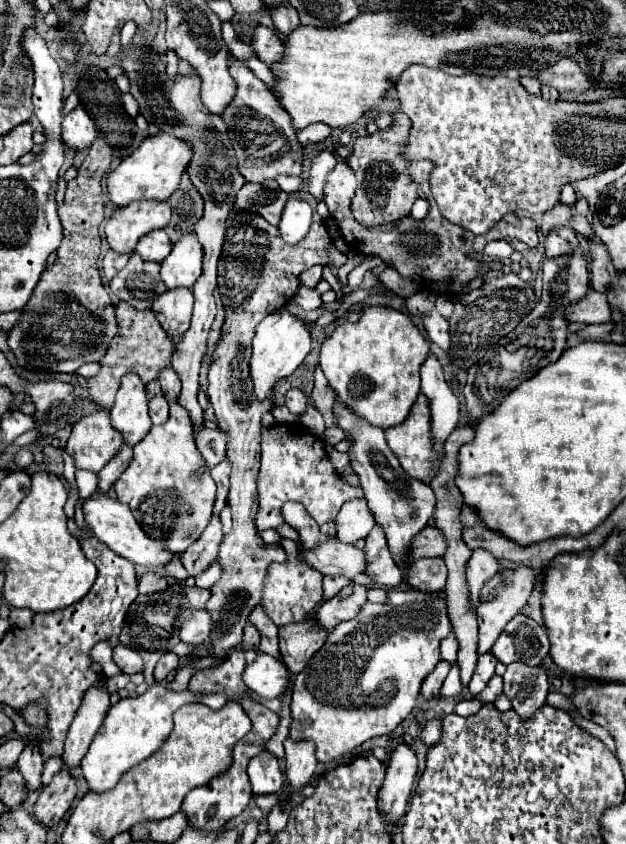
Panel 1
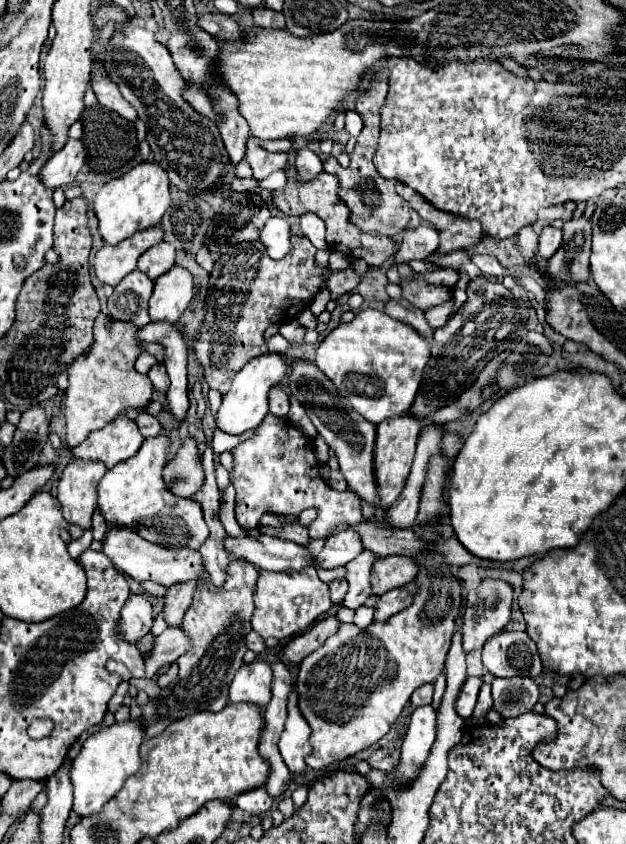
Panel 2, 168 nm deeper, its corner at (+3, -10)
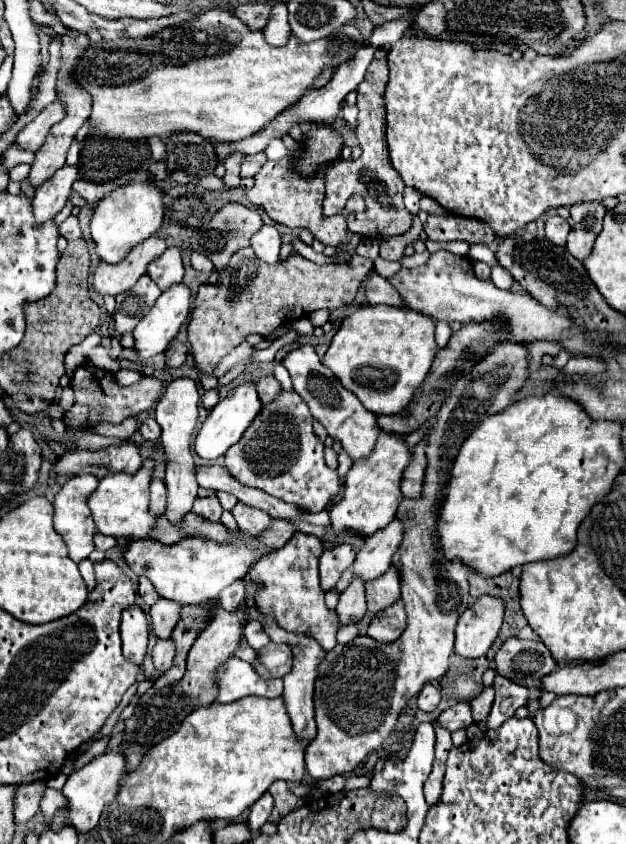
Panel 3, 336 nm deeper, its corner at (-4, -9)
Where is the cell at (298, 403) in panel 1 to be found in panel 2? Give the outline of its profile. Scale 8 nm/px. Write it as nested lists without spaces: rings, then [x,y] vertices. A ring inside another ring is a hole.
[[[275,387],[275,391],[271,391],[271,413],[279,417],[287,417],[289,413],[289,395],[281,387]]]

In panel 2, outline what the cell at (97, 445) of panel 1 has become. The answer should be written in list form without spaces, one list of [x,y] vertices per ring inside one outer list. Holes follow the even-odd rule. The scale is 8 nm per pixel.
[[[71,459],[63,469],[57,487],[57,499],[63,507],[63,517],[85,529],[91,527],[91,515],[97,507],[97,485],[105,475],[105,463],[87,459]]]

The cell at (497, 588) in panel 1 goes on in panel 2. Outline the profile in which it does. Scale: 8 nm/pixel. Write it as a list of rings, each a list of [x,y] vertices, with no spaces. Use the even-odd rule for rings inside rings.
[[[483,579],[479,587],[467,593],[467,611],[463,615],[463,649],[475,651],[485,645],[489,637],[503,631],[511,619],[511,605],[513,605],[513,585],[501,579]]]

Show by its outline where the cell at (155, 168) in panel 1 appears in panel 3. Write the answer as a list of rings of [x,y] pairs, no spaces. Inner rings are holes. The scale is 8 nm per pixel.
[[[150,182],[124,184],[118,186],[108,196],[104,196],[94,208],[94,216],[90,220],[90,238],[96,244],[98,258],[108,264],[118,264],[128,256],[128,252],[136,244],[154,236],[156,230],[162,226],[162,218],[164,218],[162,198],[164,192],[152,186]]]

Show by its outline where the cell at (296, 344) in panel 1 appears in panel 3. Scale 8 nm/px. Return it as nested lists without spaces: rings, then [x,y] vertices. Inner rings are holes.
[[[242,384],[234,390],[230,390],[228,396],[218,402],[218,406],[208,414],[202,428],[198,430],[198,436],[196,436],[196,442],[194,442],[196,454],[204,460],[216,460],[216,458],[224,456],[226,450],[234,442],[238,442],[238,438],[242,438],[246,426],[250,426],[250,422],[252,422],[254,414],[258,414],[260,406],[262,406],[262,402],[258,402],[258,394],[254,390],[254,384]]]

